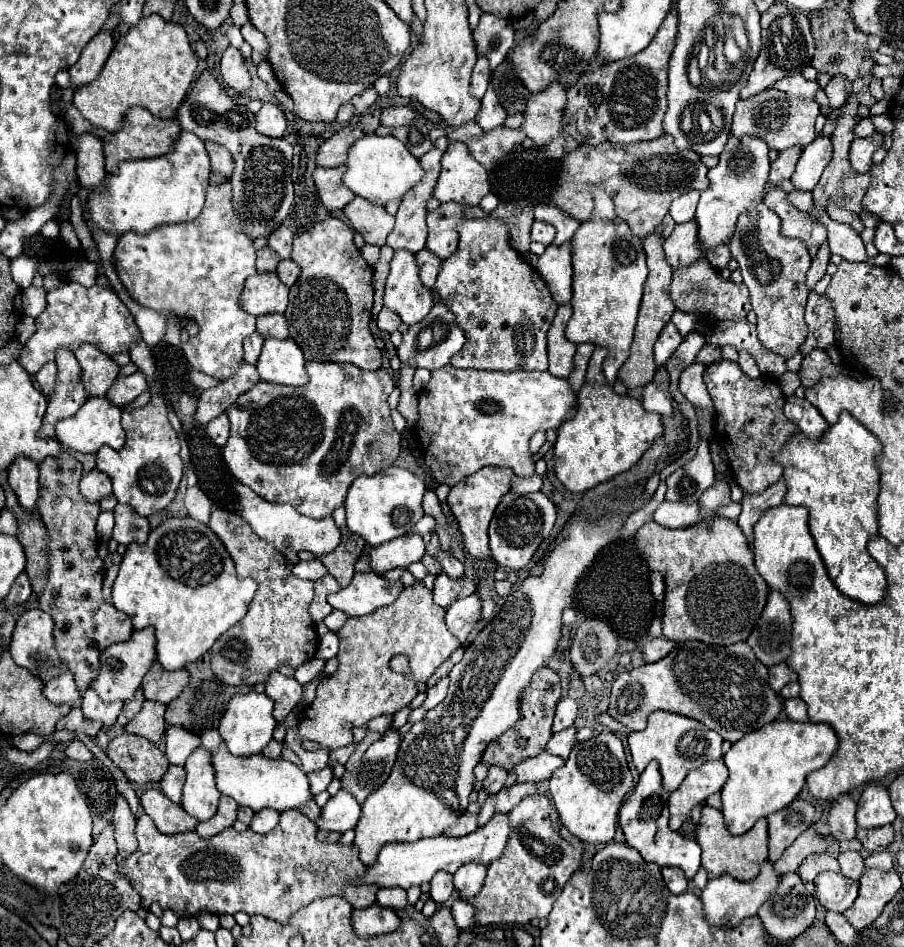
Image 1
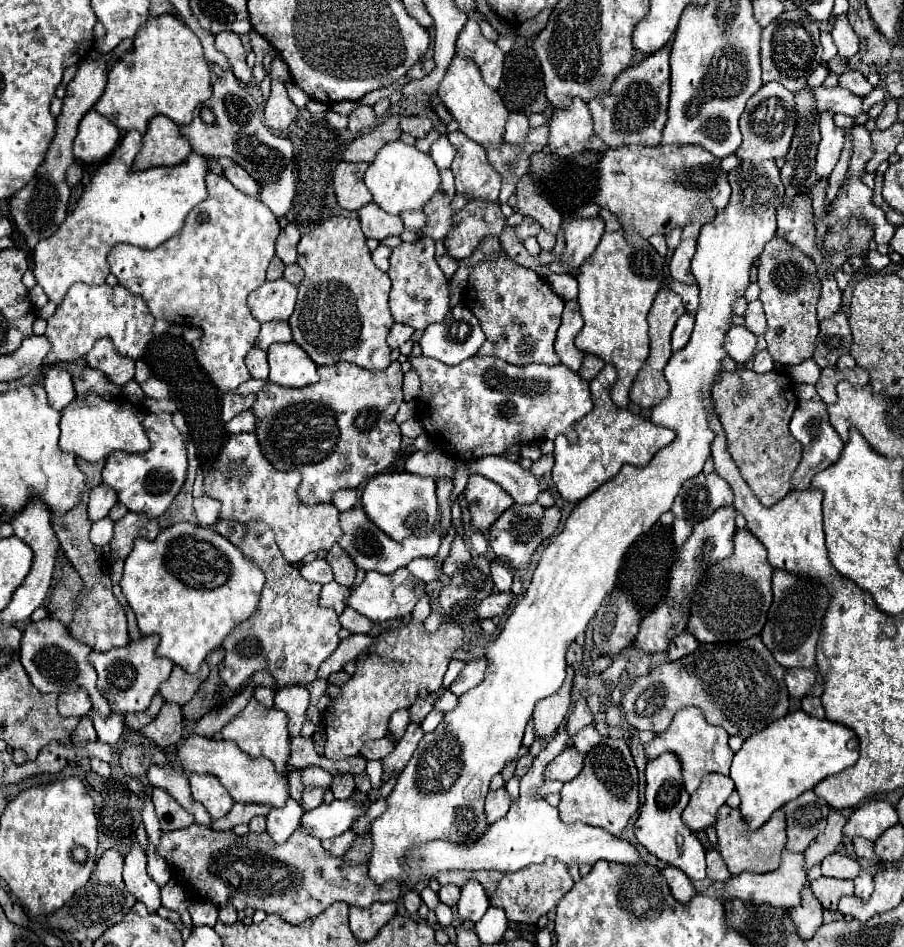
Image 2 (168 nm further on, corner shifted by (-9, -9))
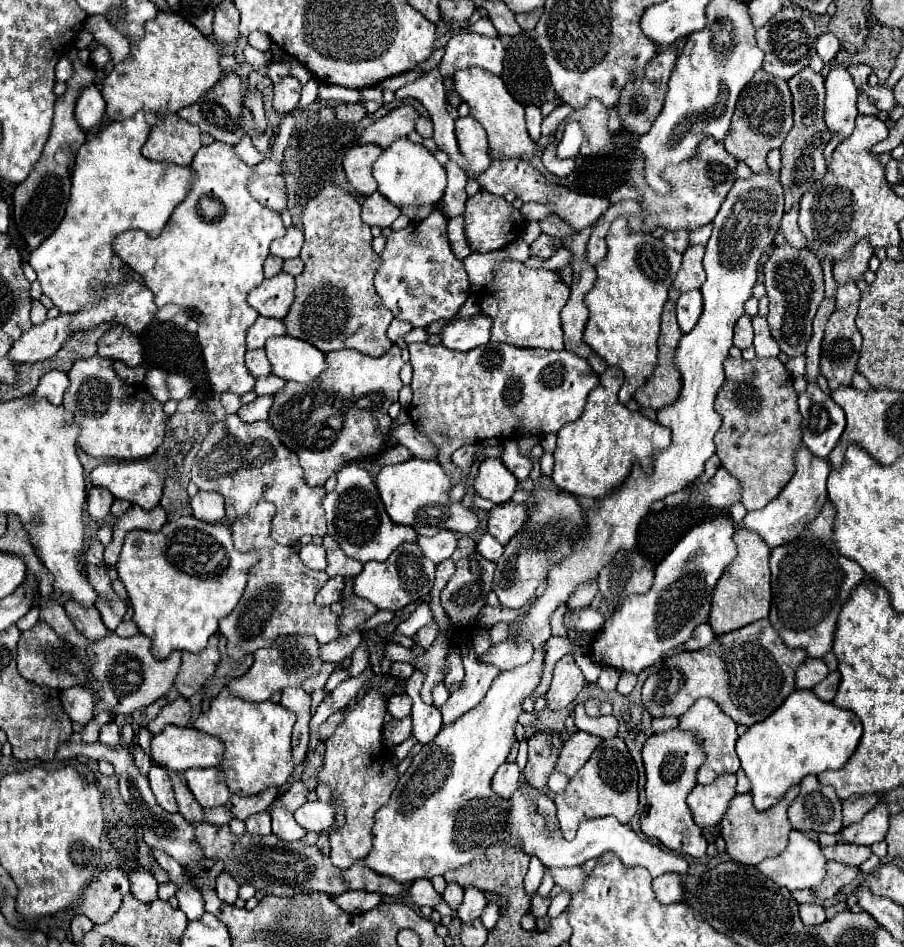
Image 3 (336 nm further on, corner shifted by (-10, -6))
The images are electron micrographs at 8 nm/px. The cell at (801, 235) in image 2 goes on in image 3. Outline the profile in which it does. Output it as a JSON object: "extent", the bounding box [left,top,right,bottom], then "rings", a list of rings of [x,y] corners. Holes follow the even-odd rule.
{"extent":[774,205,808,249],"rings":[[[794,205],[782,217],[782,223],[774,237],[774,243],[782,243],[782,241],[788,241],[796,249],[806,249],[806,245],[808,245],[808,241],[804,241],[804,235],[800,233],[800,227],[798,227],[798,205]]]}

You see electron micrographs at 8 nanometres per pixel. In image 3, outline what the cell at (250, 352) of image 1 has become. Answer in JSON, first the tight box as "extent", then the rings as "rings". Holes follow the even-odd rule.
{"extent":[246,349,270,377],"rings":[[[264,349],[246,351],[246,367],[254,377],[270,375],[270,361],[266,357],[266,351]]]}

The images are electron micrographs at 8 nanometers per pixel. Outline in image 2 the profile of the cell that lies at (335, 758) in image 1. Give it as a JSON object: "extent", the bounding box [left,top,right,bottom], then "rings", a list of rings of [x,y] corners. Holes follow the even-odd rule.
{"extent":[361,736,395,760],"rings":[[[385,736],[385,738],[379,738],[379,740],[373,740],[373,742],[367,742],[361,750],[361,756],[367,758],[367,760],[383,760],[395,746],[395,740]]]}

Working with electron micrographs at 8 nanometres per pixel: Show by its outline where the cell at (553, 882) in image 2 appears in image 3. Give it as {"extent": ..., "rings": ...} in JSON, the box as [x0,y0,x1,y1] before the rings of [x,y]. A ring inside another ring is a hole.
{"extent":[550,867,586,889],"rings":[[[572,867],[572,869],[550,869],[550,875],[554,879],[556,885],[566,887],[566,889],[580,889],[586,875],[580,867]]]}

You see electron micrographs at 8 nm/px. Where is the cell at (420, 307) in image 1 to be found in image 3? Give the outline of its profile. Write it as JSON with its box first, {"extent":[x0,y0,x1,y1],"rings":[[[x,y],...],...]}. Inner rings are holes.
{"extent":[374,209,470,327],"rings":[[[438,209],[420,223],[410,223],[406,229],[392,231],[382,251],[382,267],[376,271],[374,287],[382,303],[396,319],[410,321],[414,327],[428,327],[438,319],[452,319],[470,295],[468,275],[462,261],[452,255],[446,237],[446,219]]]}

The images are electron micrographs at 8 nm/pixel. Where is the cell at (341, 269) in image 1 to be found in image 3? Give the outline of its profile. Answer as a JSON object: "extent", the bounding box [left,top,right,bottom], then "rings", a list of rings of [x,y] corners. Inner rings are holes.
{"extent":[284,183,394,357],"rings":[[[326,183],[314,199],[310,199],[302,213],[304,225],[304,247],[300,251],[300,259],[304,261],[304,271],[296,277],[296,299],[284,317],[284,325],[288,335],[308,341],[322,353],[340,351],[340,349],[356,349],[370,357],[382,357],[394,343],[386,337],[386,329],[394,319],[392,311],[388,311],[376,289],[374,289],[374,273],[380,269],[380,257],[372,251],[372,235],[370,227],[360,219],[358,201],[344,189]]]}

